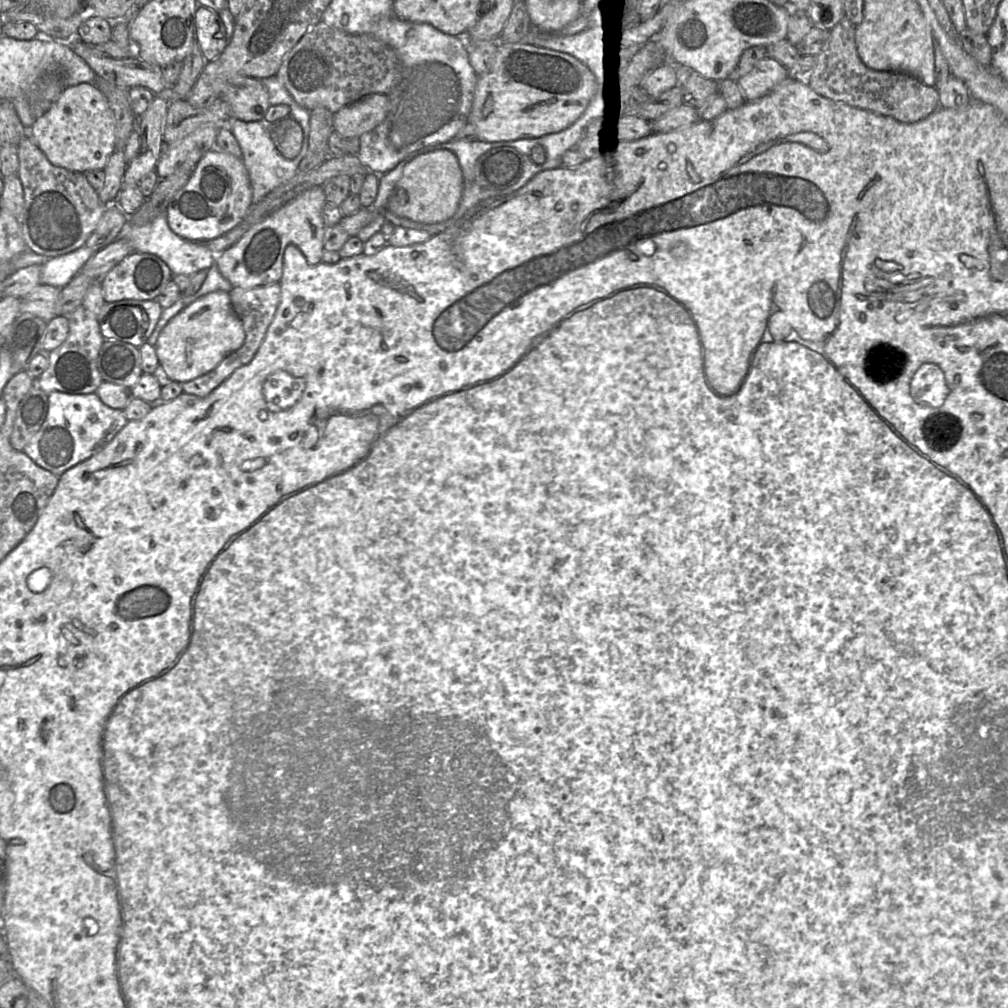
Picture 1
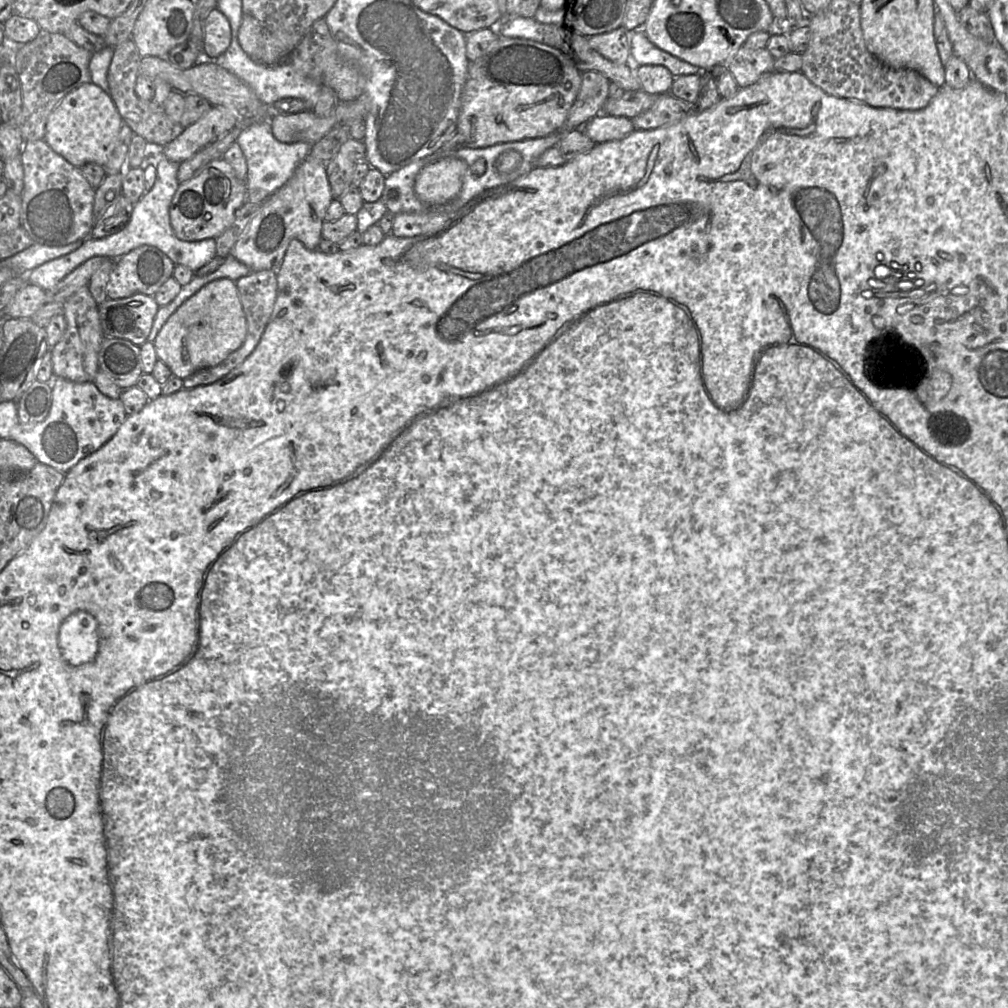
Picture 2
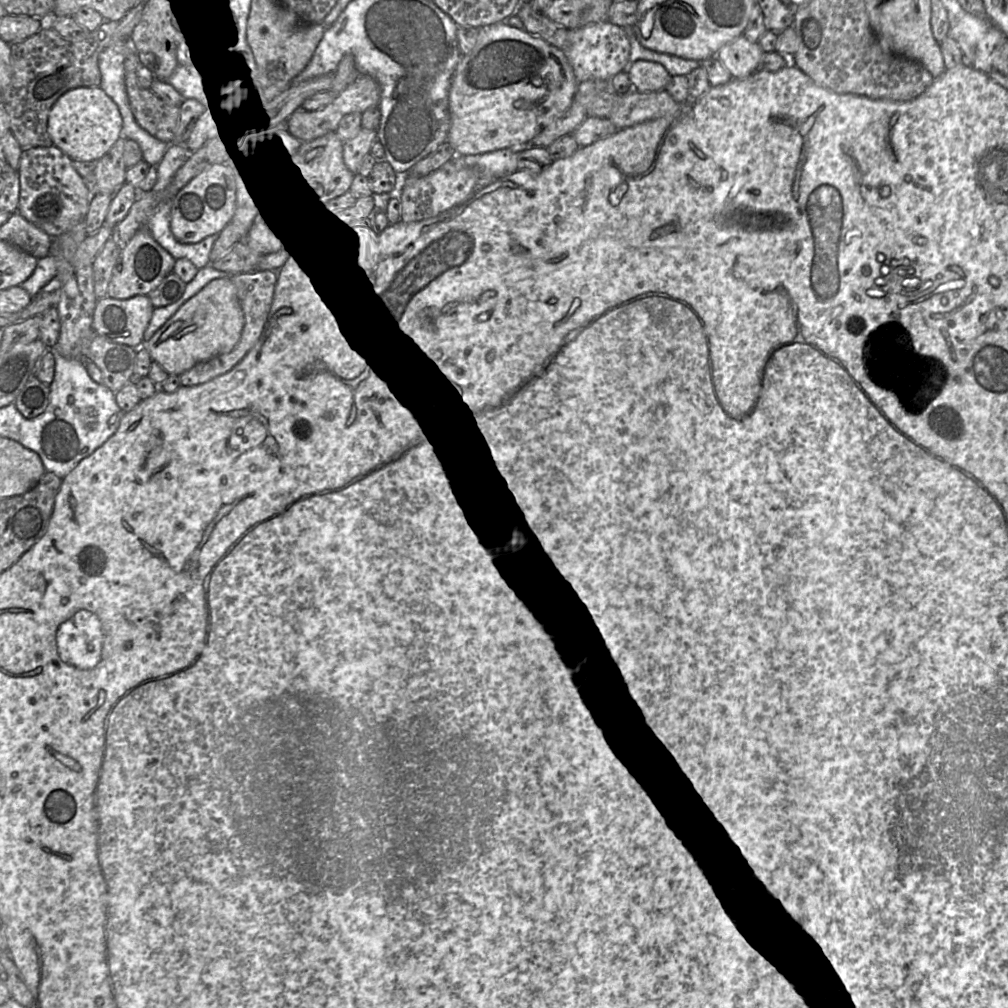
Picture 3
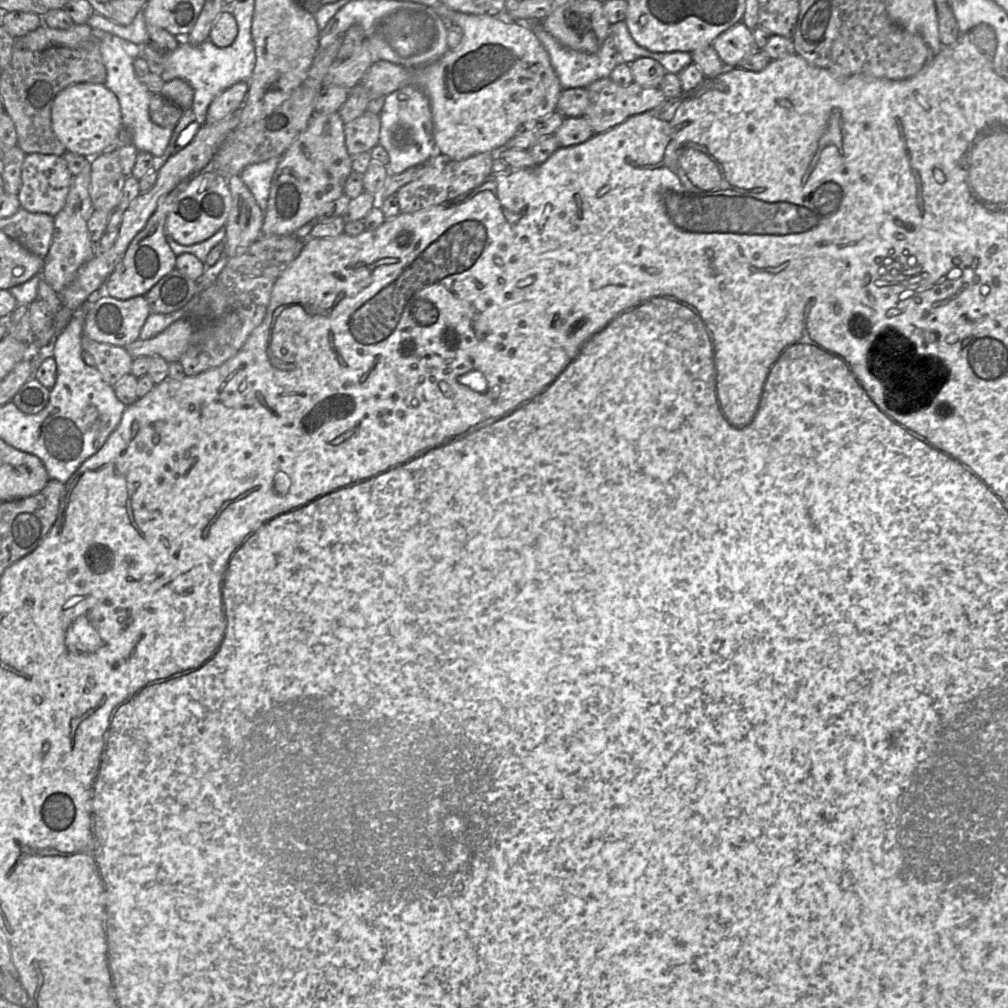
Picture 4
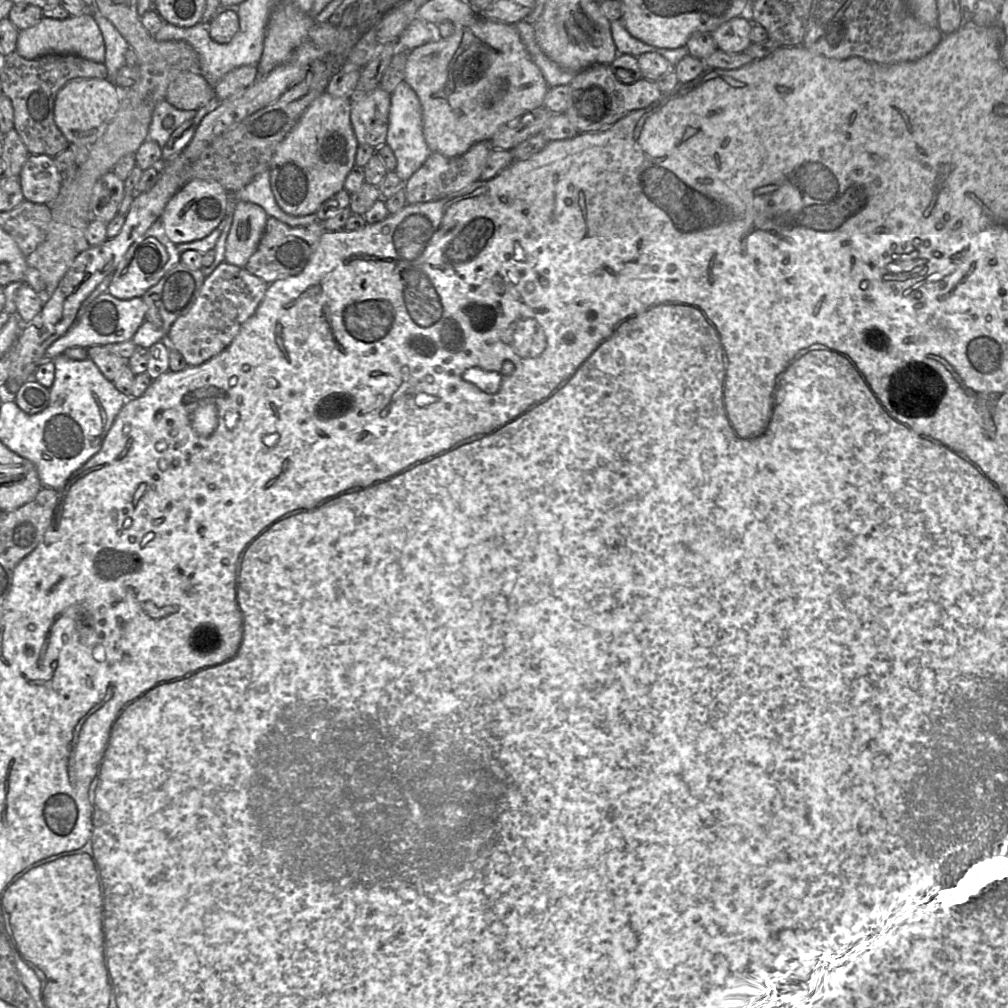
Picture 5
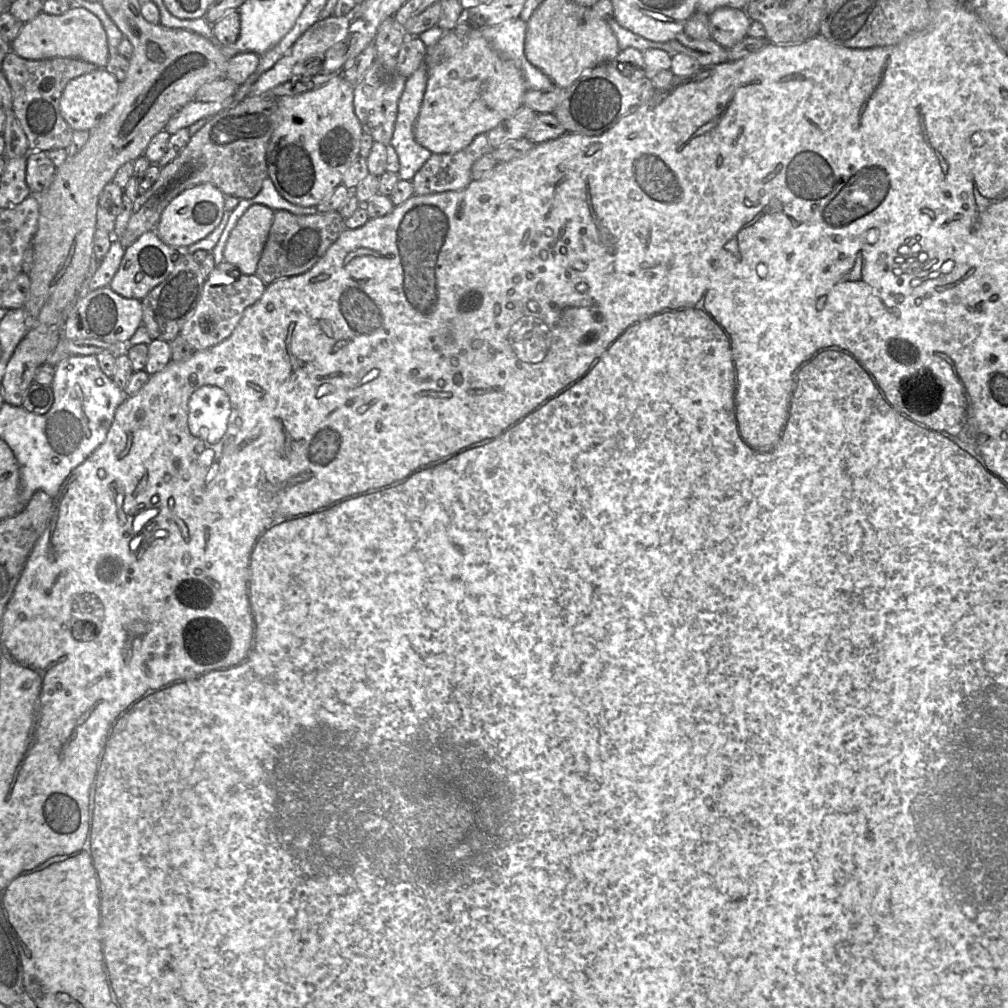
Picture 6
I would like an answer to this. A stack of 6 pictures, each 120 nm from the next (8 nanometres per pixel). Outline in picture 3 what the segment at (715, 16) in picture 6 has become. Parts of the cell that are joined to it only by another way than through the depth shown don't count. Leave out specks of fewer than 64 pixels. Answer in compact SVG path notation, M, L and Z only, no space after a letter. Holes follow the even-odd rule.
M743 34L722 46L717 53L733 79L744 79L756 72L762 56L758 42L750 42Z

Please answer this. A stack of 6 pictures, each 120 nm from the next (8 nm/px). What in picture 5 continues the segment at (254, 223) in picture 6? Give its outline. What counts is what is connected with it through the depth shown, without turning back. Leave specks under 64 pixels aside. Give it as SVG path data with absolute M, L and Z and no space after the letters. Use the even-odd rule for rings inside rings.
M235 202L232 224L226 239L225 262L245 268L259 245L268 217L257 204Z

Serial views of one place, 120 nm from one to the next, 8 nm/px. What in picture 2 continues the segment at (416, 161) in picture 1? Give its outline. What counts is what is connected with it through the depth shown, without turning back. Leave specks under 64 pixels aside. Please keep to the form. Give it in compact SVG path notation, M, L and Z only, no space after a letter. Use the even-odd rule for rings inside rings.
M444 157L427 164L416 176L414 192L429 207L455 200L462 188L464 165L459 158Z

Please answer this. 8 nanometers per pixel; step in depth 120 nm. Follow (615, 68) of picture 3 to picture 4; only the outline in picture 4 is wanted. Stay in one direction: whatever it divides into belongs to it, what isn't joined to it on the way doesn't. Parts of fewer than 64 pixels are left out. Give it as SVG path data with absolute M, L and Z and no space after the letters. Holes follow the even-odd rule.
M525 22L525 23L530 23L530 27L533 33L546 49L550 58L551 65L556 75L558 76L558 79L563 89L587 88L594 81L597 81L602 78L610 77L612 70L620 62L615 41L611 34L609 34L609 36L605 39L605 41L603 42L601 47L598 49L598 51L596 51L595 53L586 53L586 52L576 51L576 50L563 46L552 35L550 35L547 31L545 31L539 22Z

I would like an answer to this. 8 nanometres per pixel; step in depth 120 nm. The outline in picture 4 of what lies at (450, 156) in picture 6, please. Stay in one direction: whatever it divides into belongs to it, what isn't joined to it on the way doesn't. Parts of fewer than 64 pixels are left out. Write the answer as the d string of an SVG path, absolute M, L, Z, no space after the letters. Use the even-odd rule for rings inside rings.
M484 152L462 160L454 160L440 153L434 153L423 165L422 175L399 188L396 197L400 213L413 213L429 207L452 201L480 186L492 175L492 163L496 153Z

